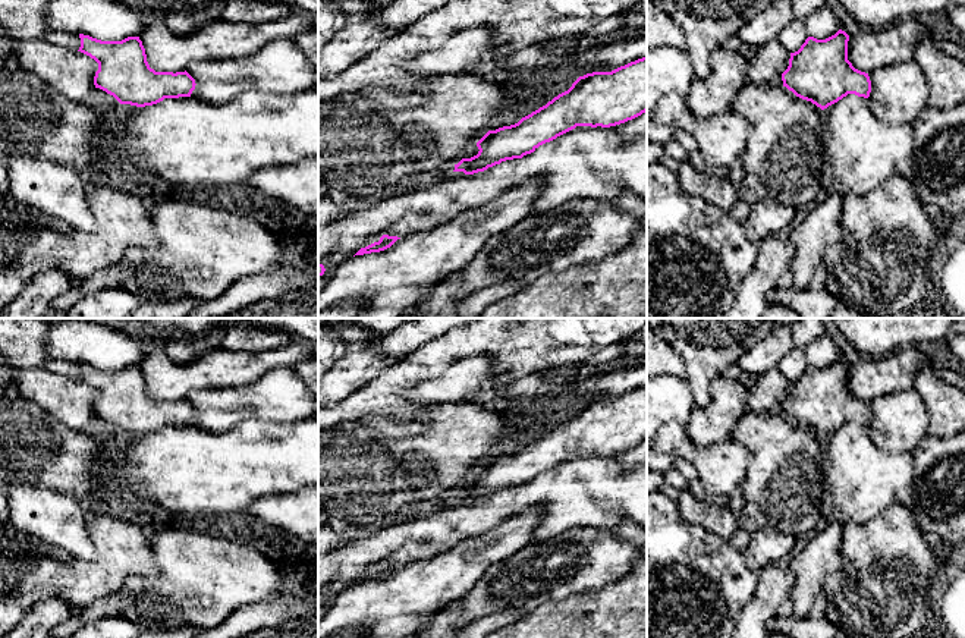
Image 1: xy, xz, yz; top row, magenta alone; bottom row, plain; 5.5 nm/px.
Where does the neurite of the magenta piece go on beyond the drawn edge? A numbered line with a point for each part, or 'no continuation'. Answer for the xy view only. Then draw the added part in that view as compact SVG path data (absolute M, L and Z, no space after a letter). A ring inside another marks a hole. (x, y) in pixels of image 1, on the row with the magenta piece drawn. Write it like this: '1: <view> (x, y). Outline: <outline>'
no continuation

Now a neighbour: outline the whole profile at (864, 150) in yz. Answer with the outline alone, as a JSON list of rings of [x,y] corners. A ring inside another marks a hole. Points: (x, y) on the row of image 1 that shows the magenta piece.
[[[848,94],[824,111],[821,133],[823,158],[832,164],[836,186],[845,194],[864,197],[895,173],[900,160],[912,157],[915,132],[909,123],[890,125],[881,120],[870,106],[868,98]]]

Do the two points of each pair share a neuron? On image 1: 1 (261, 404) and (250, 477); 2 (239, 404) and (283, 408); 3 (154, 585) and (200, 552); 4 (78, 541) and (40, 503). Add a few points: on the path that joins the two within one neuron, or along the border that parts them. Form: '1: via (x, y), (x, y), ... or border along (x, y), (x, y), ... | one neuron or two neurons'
1: border along (292, 421), (264, 423), (241, 420), (226, 430) | two neurons
2: via (250, 404), (273, 404) | one neuron
3: via (166, 582), (188, 563) | one neuron
4: via (69, 533), (49, 512) | one neuron

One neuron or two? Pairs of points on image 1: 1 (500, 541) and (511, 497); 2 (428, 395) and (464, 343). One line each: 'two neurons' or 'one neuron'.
1: two neurons
2: two neurons

